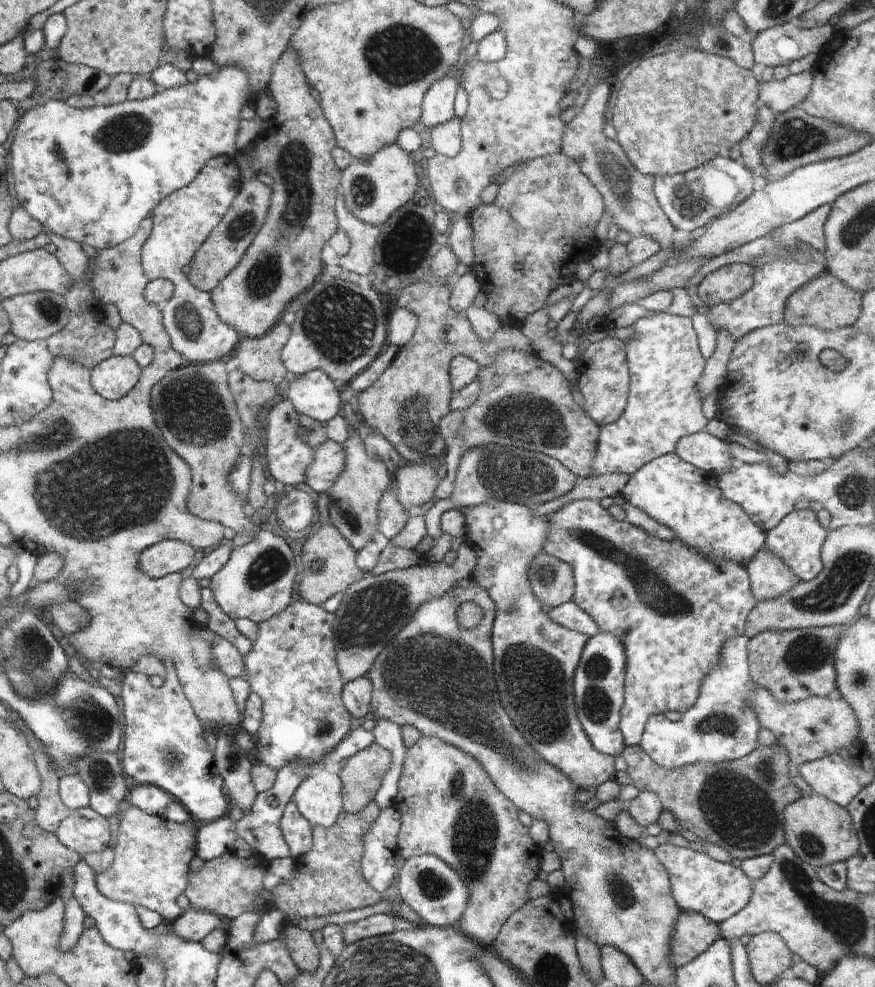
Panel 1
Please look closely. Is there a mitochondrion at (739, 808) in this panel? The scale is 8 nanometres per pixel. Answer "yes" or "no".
yes

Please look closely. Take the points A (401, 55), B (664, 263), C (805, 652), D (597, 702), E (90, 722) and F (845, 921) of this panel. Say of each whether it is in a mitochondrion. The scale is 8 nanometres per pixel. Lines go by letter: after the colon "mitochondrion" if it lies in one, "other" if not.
A: mitochondrion
B: other
C: mitochondrion
D: mitochondrion
E: mitochondrion
F: mitochondrion

